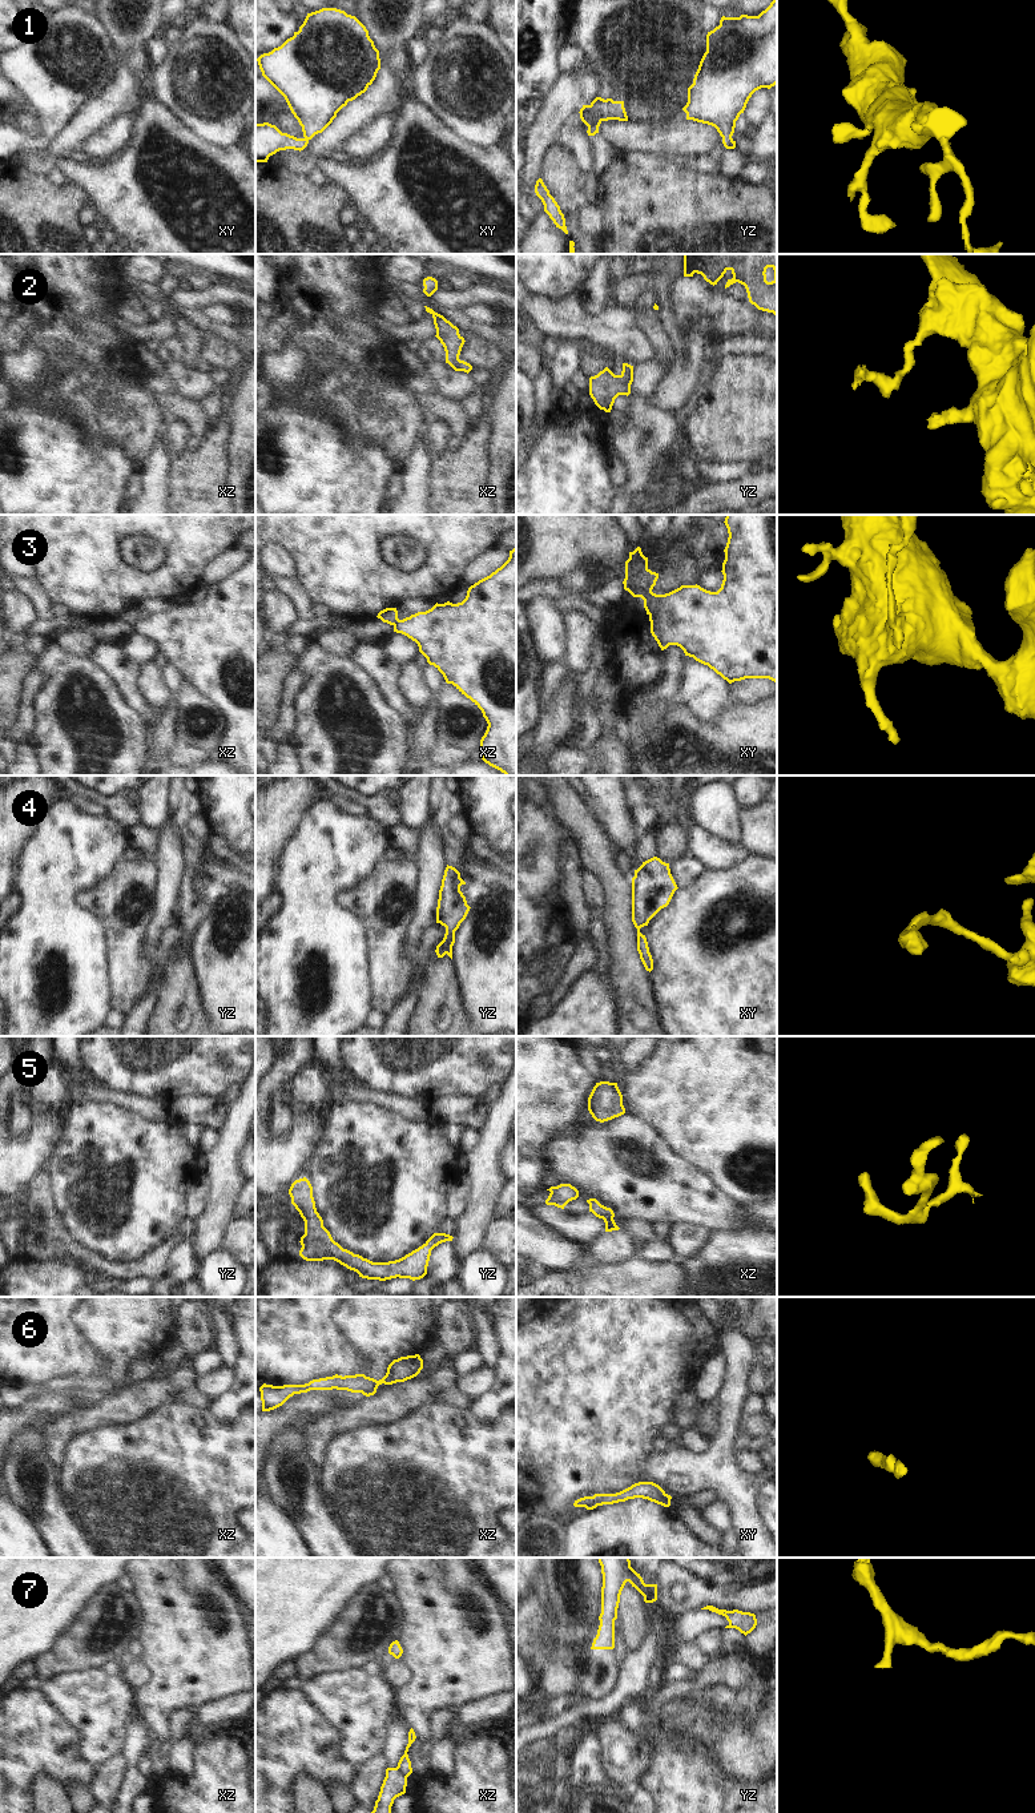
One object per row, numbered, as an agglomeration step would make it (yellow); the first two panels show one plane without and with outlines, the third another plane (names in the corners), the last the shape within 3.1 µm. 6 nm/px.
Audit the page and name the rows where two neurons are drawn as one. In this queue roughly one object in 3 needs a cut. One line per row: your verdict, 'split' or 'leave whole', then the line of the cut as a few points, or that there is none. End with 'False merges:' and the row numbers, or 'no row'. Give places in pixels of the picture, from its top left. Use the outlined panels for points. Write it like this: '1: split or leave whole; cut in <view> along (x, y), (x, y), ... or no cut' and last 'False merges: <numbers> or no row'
1: leave whole; no cut
2: leave whole; no cut
3: split; cut in xy along (659, 595), (656, 609), (649, 615)
4: leave whole; no cut
5: leave whole; no cut
6: leave whole; no cut
7: split; cut in xz along (397, 1767), (406, 1779)
False merges: 3, 7

